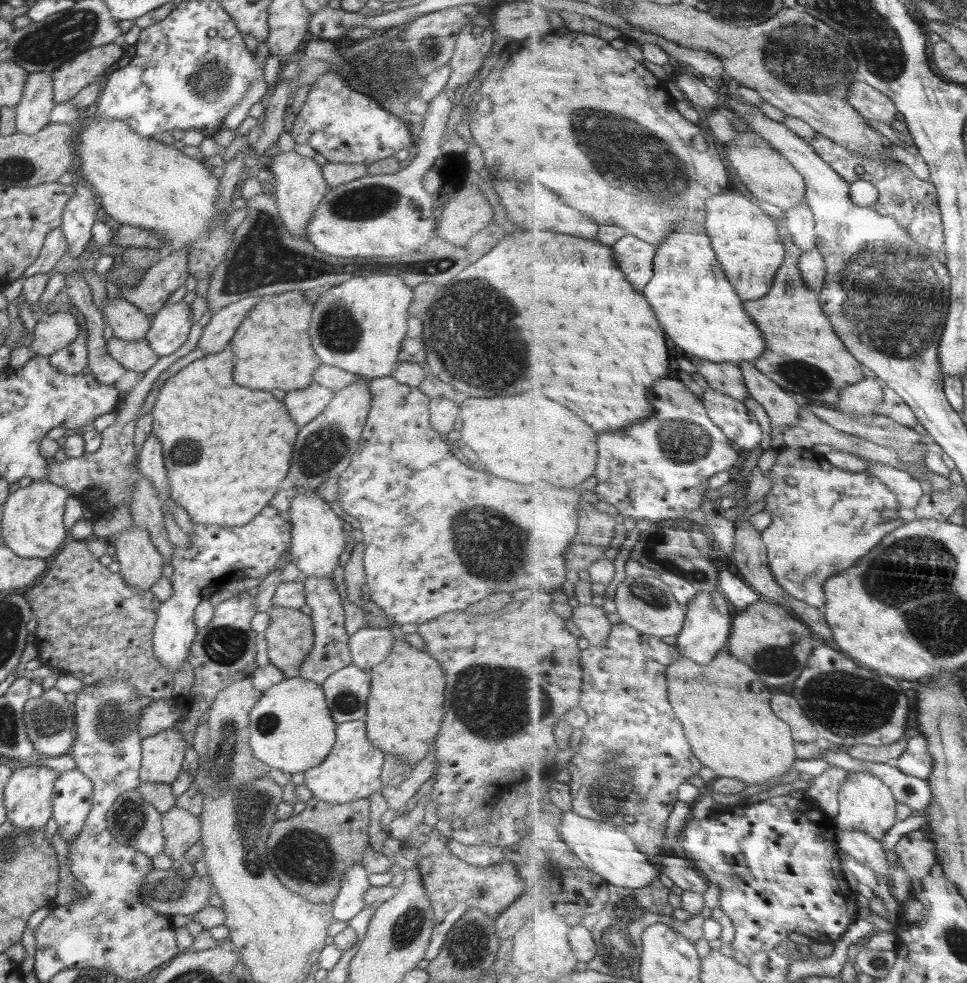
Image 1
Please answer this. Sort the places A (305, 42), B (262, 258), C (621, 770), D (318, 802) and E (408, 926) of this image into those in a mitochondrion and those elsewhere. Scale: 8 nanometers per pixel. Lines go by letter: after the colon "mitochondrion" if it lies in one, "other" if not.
A: other
B: mitochondrion
C: mitochondrion
D: other
E: mitochondrion

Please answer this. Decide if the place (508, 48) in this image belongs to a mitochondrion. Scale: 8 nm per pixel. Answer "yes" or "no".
no

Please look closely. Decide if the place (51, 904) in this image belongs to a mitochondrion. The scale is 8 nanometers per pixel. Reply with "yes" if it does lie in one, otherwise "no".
no

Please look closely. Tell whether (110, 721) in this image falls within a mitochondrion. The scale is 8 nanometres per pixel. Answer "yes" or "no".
yes

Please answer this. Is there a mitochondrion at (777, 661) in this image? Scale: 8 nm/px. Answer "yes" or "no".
yes

